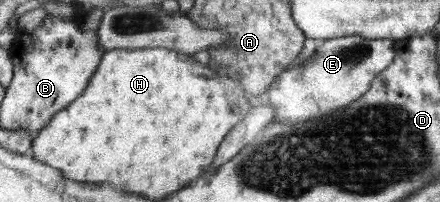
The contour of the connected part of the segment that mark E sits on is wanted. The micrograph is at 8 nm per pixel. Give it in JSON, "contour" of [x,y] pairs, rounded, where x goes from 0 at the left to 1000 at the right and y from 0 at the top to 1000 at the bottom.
{"contour":[[[814,173],[723,208],[702,287],[645,347],[611,446],[589,470],[598,515],[625,540],[618,614],[705,604],[786,535],[818,485],[850,381],[893,302],[898,233],[898,203],[886,188],[832,193]]]}

